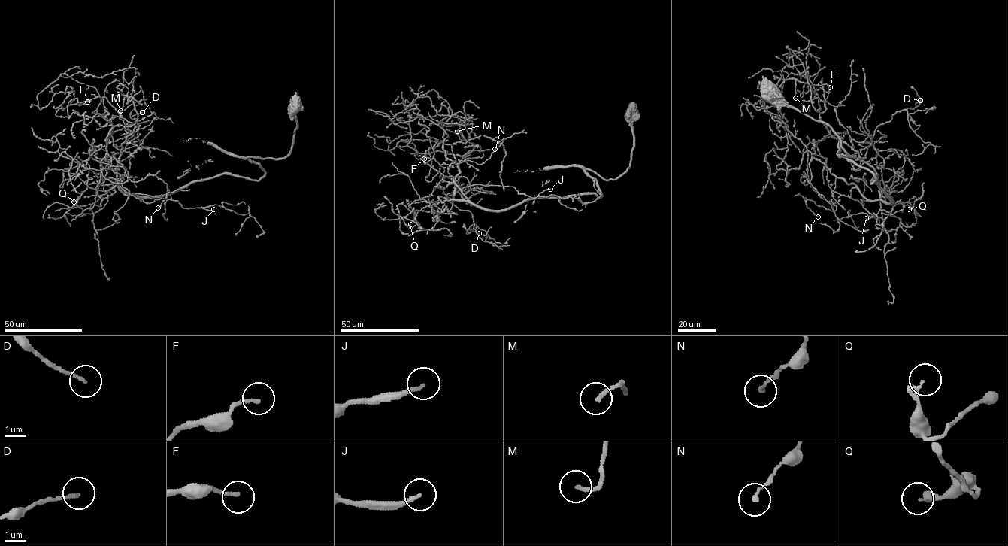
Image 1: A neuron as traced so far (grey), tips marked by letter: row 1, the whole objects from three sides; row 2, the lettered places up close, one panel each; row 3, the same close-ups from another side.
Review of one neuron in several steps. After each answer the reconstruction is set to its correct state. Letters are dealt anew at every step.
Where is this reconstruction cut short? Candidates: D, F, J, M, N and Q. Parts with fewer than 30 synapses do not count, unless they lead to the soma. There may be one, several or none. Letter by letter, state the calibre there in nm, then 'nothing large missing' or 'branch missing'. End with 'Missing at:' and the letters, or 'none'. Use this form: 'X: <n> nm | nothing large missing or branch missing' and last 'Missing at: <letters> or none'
D: 140 nm | nothing large missing
F: 170 nm | nothing large missing
J: 170 nm | branch missing
M: 170 nm | nothing large missing
N: 160 nm | nothing large missing
Q: 320 nm | nothing large missing
Missing at: J

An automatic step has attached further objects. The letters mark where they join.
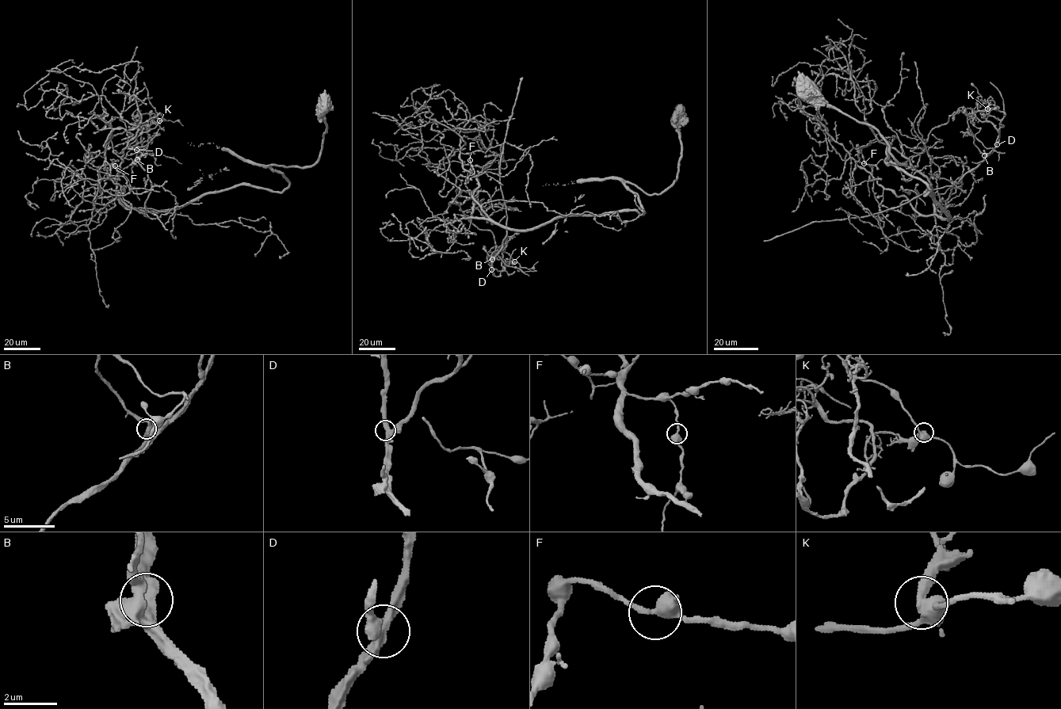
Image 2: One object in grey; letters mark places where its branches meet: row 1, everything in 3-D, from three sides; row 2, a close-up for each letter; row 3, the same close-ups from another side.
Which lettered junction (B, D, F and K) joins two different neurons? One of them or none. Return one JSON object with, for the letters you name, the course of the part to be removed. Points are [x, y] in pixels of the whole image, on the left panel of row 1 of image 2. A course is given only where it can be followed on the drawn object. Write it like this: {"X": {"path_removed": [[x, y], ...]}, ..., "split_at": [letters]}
{"K": {"path_removed": [[159, 120], [149, 114], [150, 119], [140, 126], [136, 161], [151, 183], [144, 207], [167, 230]]}, "split_at": ["K"]}

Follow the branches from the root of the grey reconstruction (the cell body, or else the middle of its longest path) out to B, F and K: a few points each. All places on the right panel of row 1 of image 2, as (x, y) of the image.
B: (807, 93), (871, 124), (940, 218), (910, 165), (929, 132), (964, 110), (998, 131), (984, 155)
F: (807, 93), (871, 124), (948, 218), (921, 215), (864, 163)
K: (807, 93), (871, 124), (940, 218), (910, 165), (952, 114), (987, 108)

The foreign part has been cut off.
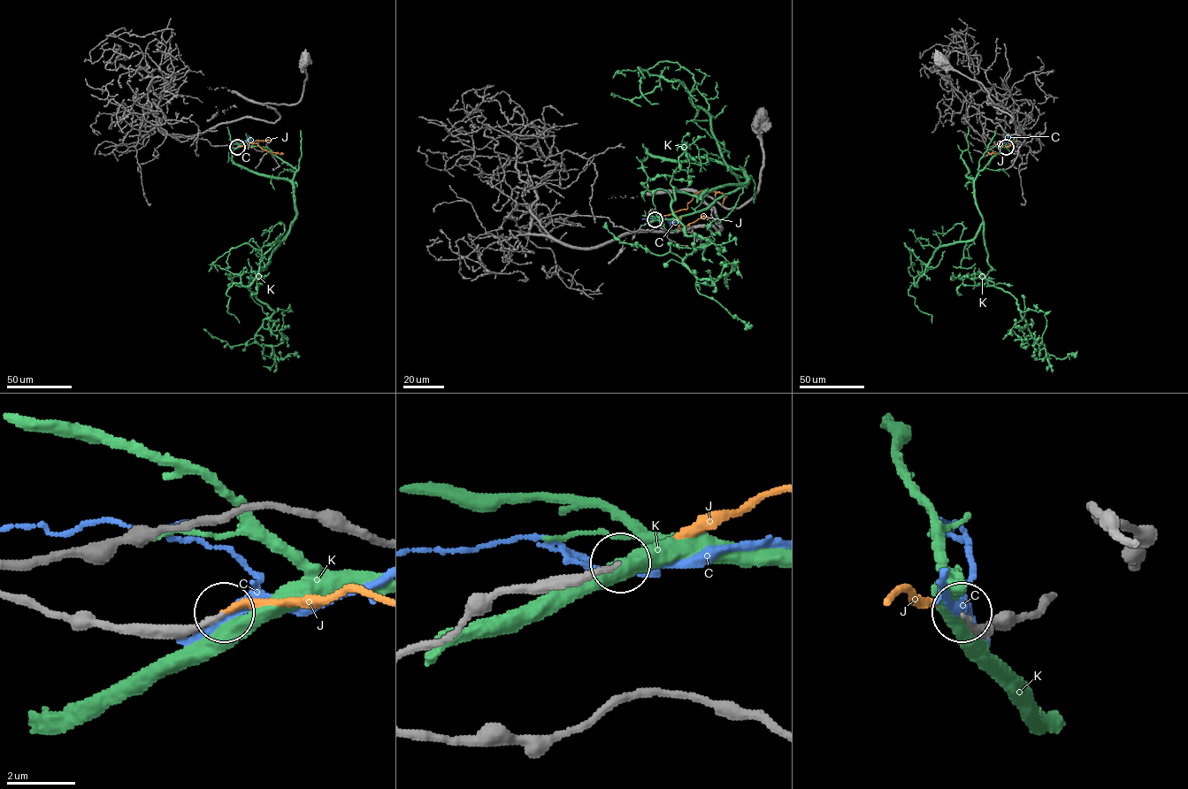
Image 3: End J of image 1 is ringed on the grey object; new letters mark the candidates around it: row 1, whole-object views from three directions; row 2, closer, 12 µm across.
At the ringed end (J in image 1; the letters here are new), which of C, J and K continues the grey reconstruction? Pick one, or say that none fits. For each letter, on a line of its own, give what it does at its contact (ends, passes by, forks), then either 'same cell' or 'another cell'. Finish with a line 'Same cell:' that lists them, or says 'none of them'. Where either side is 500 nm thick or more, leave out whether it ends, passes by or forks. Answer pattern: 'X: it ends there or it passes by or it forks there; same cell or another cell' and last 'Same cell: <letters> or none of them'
C: it ends there; another cell
J: it ends there; same cell
K: another cell
Same cell: J

